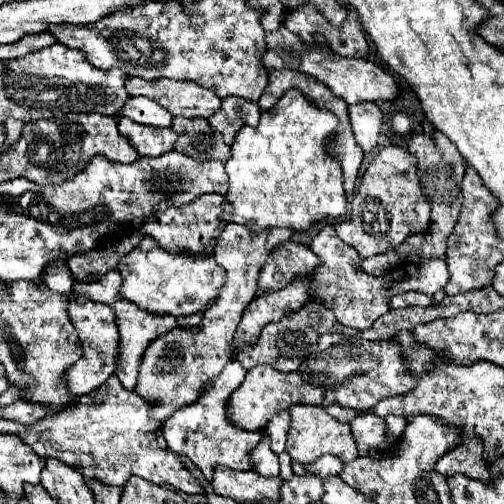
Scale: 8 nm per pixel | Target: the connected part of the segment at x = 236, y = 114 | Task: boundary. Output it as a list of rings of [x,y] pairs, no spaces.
[[[229,96],[227,100],[221,100],[219,112],[215,112],[215,116],[207,118],[207,122],[211,124],[211,128],[215,128],[215,132],[223,134],[227,144],[231,144],[239,126],[259,124],[259,114],[261,114],[261,108],[257,102]]]

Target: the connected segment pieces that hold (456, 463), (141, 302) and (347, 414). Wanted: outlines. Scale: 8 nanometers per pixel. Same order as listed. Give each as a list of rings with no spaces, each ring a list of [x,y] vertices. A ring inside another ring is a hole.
[[[465,440],[461,446],[447,452],[437,464],[435,470],[451,476],[451,474],[465,474],[469,478],[487,480],[489,470],[483,464],[483,440]]]
[[[143,236],[143,240],[119,262],[117,270],[123,276],[121,296],[135,302],[139,308],[149,312],[169,312],[173,316],[195,314],[205,308],[219,292],[225,282],[223,266],[215,262],[215,254],[197,252],[167,252],[159,248],[151,236]]]
[[[337,404],[327,406],[325,412],[327,412],[331,418],[339,420],[339,422],[349,422],[349,420],[353,420],[353,418],[357,418],[357,416],[363,414],[363,412],[351,412],[349,408],[343,408],[343,406],[337,406]]]

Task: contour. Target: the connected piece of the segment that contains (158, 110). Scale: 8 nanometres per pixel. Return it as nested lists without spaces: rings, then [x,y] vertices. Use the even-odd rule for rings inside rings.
[[[131,96],[117,116],[127,116],[129,120],[149,126],[171,126],[173,120],[169,110],[155,104],[153,100],[147,100],[145,96]]]

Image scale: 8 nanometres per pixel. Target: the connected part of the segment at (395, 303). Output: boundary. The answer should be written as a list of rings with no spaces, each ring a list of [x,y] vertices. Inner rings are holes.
[[[403,292],[403,294],[393,296],[393,300],[391,300],[389,306],[391,308],[405,308],[405,306],[413,306],[413,304],[417,304],[417,306],[429,306],[429,304],[433,304],[433,298],[425,296],[421,292]]]

